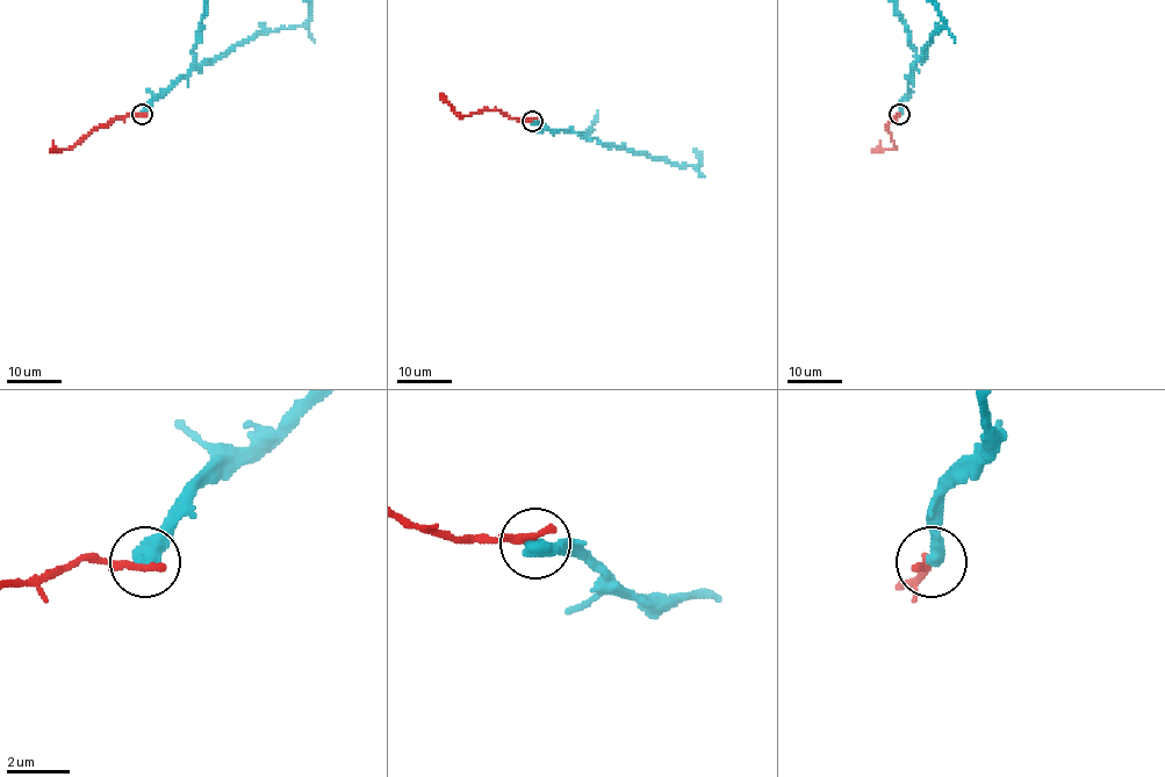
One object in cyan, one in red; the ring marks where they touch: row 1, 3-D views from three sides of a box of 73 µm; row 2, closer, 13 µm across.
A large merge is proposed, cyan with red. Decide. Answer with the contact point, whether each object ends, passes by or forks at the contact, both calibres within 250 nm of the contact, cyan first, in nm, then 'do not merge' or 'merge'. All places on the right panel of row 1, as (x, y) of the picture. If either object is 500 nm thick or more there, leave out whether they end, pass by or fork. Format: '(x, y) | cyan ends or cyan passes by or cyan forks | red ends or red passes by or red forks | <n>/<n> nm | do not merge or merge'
(899, 114) | 550/280 nm | do not merge

